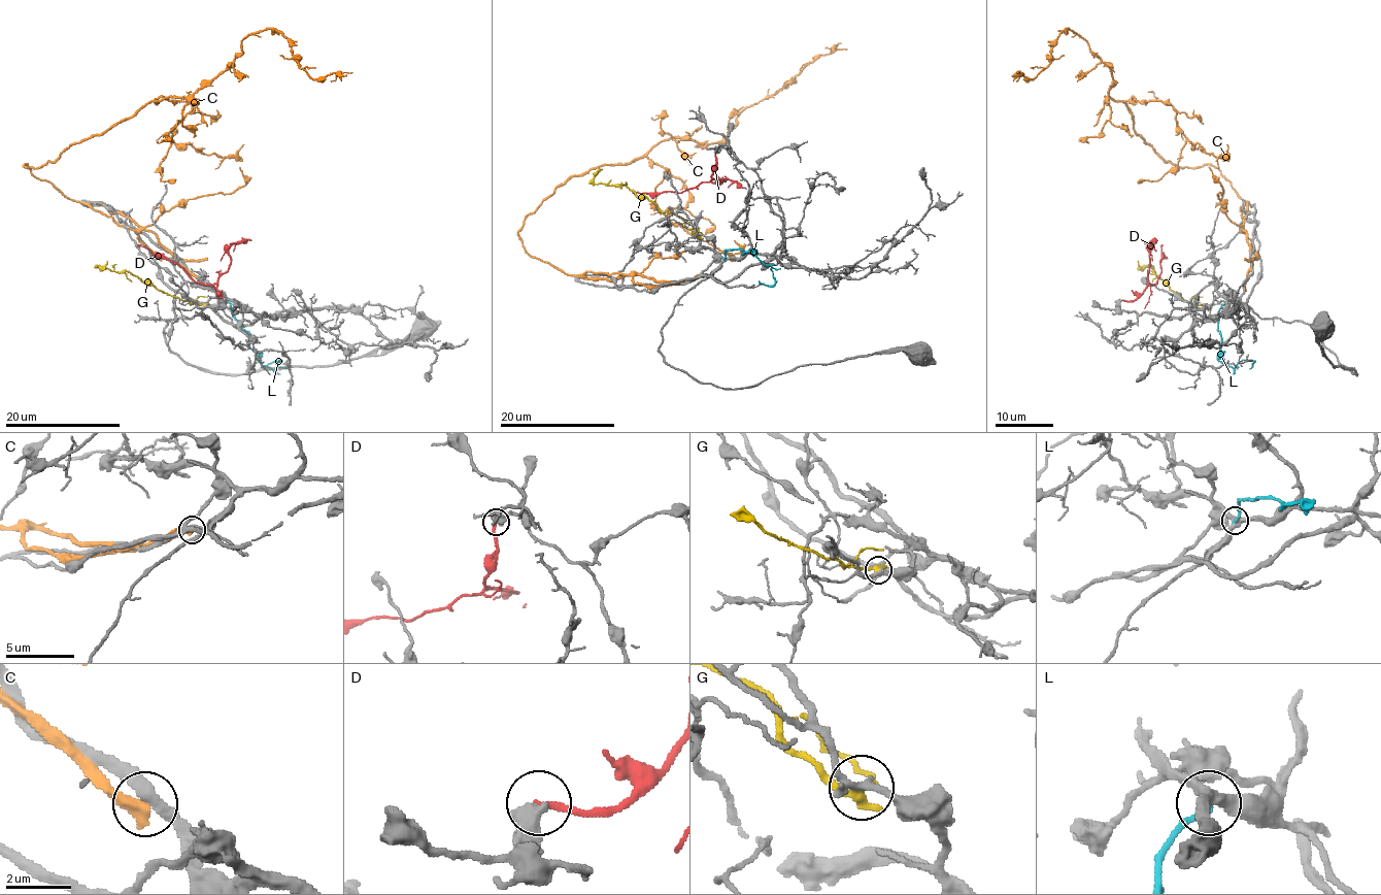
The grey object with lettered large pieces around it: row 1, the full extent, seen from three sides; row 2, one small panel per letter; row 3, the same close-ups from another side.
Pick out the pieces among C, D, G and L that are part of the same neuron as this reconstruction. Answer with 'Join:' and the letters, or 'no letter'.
Join: no letter

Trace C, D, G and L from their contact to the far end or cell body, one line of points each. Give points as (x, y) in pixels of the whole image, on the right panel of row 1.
C: (1244, 287), (1243, 201), (1210, 164), (1174, 165), (1133, 129), (1085, 41), (1066, 28), (1034, 78), (1017, 71)
D: (1120, 300), (1135, 300), (1146, 287), (1156, 283), (1161, 245)
G: (1204, 305), (1186, 301), (1152, 268), (1140, 267), (1138, 261)
L: (1226, 301), (1218, 316), (1222, 346), (1219, 358), (1233, 369), (1241, 361), (1254, 362), (1248, 369)

